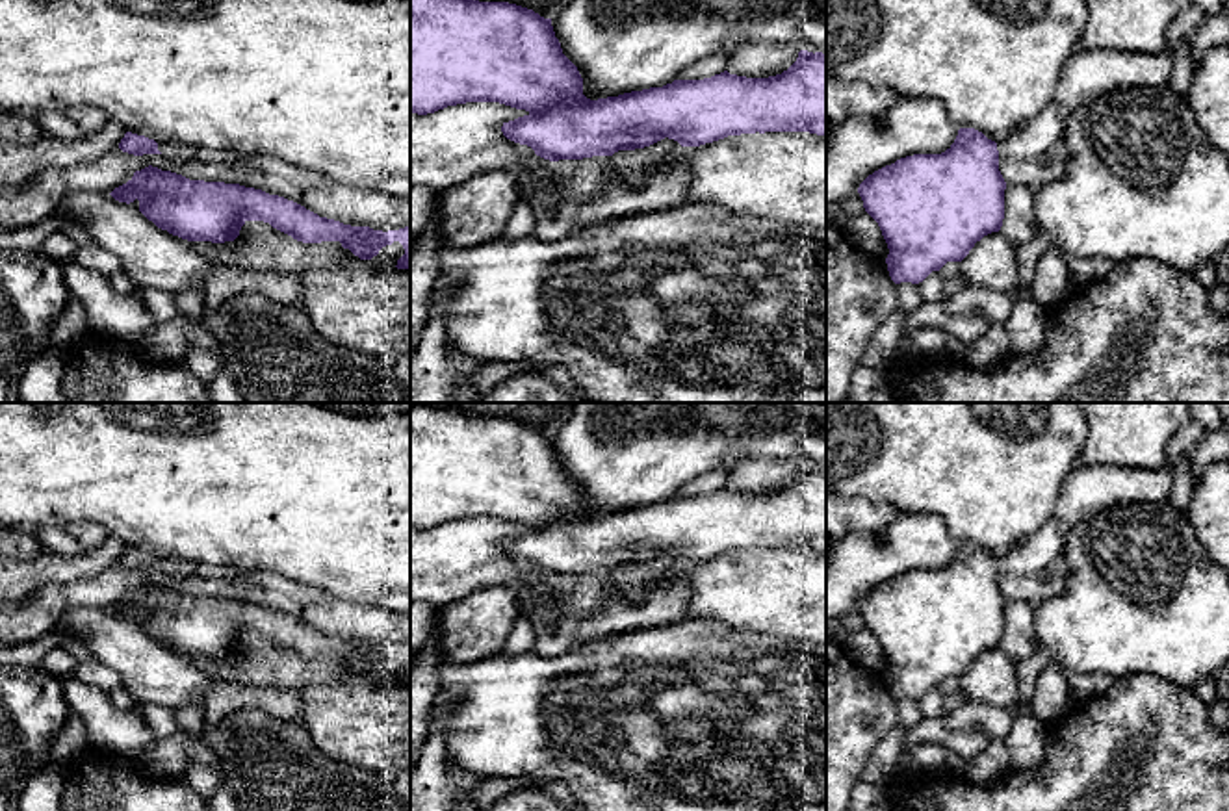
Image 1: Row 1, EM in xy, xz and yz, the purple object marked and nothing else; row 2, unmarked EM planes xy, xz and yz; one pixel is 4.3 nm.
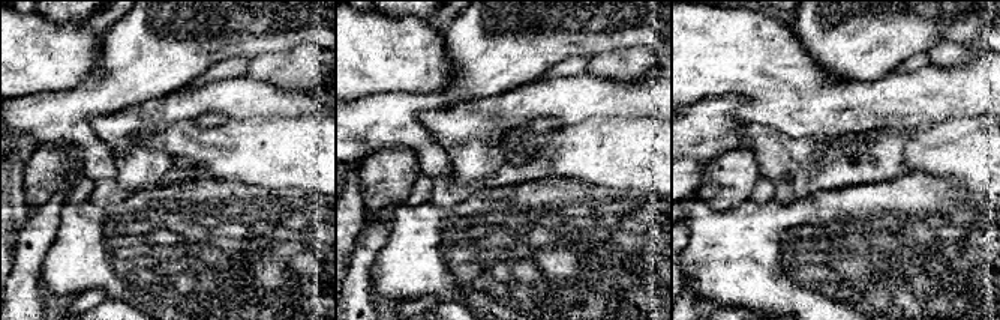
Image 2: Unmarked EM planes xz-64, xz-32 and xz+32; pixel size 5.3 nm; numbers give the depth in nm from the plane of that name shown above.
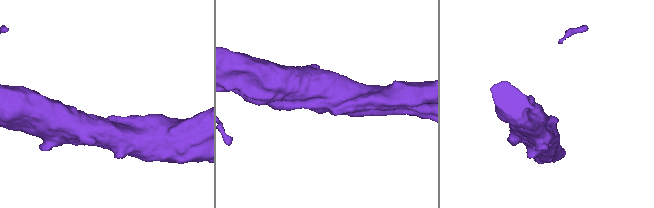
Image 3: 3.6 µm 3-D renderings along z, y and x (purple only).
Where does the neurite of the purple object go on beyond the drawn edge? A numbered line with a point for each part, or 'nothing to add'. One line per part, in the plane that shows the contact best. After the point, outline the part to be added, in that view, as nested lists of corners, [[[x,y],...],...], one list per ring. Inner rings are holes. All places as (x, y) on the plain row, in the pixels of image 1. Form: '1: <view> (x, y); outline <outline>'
1: xz (593, 591); outline [[[592,572],[577,575],[576,588],[561,596],[561,601],[572,618],[589,618],[602,612],[616,590],[611,572]]]

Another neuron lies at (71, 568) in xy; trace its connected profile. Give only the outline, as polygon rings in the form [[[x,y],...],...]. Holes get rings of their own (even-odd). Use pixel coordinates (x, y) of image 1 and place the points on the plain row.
[[[108,536],[100,547],[80,555],[52,551],[41,551],[32,559],[0,555],[0,603],[22,599],[48,583],[74,583],[100,575],[119,564],[124,549],[117,536]]]

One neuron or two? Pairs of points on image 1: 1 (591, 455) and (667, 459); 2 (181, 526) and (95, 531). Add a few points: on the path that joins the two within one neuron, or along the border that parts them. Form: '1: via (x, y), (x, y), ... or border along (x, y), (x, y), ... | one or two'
1: via (609, 455), (648, 455) | one
2: border along (64, 522), (93, 520), (110, 535) | two

